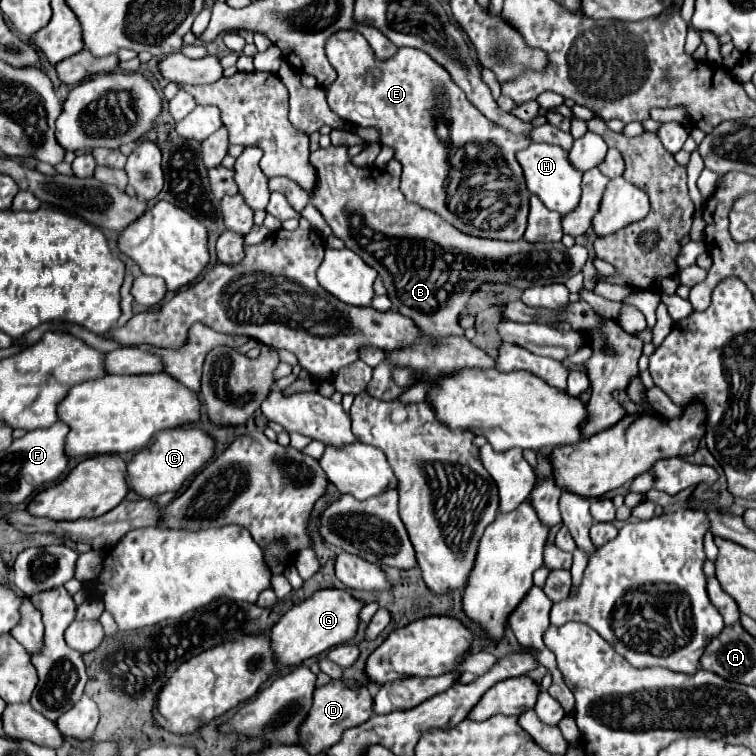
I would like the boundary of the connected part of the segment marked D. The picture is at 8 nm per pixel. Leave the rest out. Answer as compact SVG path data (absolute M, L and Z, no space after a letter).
M332 680L330 684L314 690L312 708L298 728L296 744L302 746L308 754L320 754L334 746L342 738L344 730L366 722L370 716L372 716L372 696L368 688L346 686L342 680Z

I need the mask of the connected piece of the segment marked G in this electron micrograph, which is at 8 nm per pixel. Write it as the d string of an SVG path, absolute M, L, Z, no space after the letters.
M320 590L302 604L288 610L270 630L270 648L274 660L282 666L296 666L306 658L318 656L328 648L344 644L356 634L358 628L358 612L362 602L354 600L346 590Z

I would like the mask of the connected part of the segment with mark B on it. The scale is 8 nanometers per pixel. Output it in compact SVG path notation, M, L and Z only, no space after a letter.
M330 146L326 150L320 148L310 154L310 162L316 164L318 172L318 186L310 202L320 210L320 214L332 228L334 236L342 238L346 248L354 250L366 264L370 264L382 276L394 310L412 318L416 326L420 326L420 332L424 336L464 336L464 328L460 328L458 324L458 314L464 310L468 296L482 282L500 282L518 288L544 286L556 282L564 284L570 276L578 274L584 262L588 260L588 250L578 244L566 248L562 242L504 242L464 234L432 210L408 202L398 188L400 178L394 178L386 170L378 168L356 168L350 162L346 150L346 146Z

